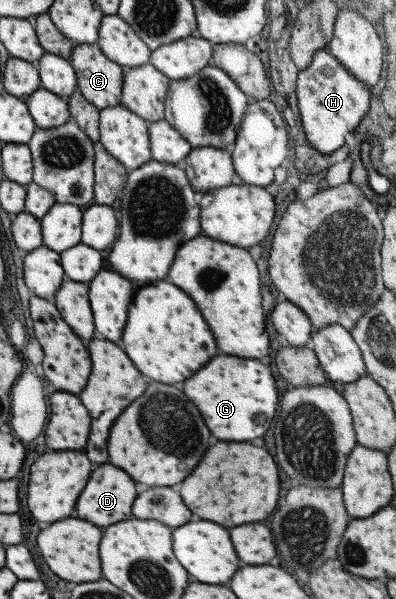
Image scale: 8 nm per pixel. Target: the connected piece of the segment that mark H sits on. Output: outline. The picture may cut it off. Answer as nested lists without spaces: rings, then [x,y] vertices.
[[[326,47],[317,49],[305,69],[296,78],[296,106],[300,126],[307,143],[319,153],[328,155],[343,144],[347,132],[351,132],[367,113],[369,89],[357,77],[353,77]]]

